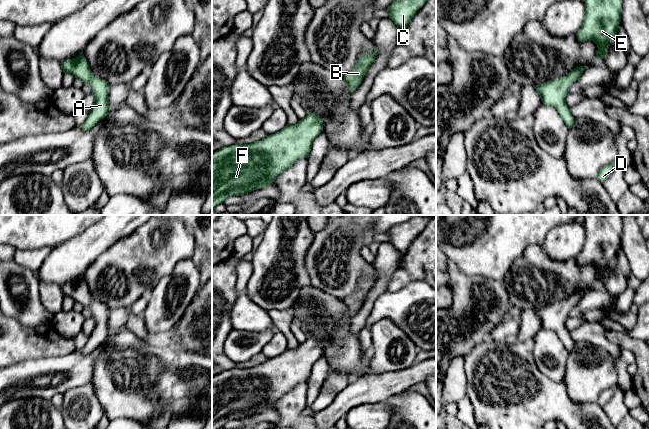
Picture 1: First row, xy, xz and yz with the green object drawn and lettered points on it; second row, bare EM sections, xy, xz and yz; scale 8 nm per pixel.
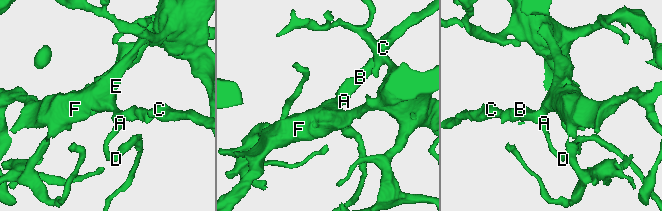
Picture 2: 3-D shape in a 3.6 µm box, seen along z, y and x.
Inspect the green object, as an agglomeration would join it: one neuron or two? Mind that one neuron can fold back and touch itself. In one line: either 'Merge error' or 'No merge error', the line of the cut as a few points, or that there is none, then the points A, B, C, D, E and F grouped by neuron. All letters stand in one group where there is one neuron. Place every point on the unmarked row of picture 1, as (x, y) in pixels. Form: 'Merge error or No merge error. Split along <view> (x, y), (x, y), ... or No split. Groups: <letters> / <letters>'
No merge error. No split. Groups: A B C D E F

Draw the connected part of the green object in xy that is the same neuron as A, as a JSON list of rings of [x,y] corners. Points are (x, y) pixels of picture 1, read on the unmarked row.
[[[83,276],[75,283],[67,283],[60,288],[63,297],[73,298],[75,302],[81,303],[84,308],[89,308],[92,312],[95,328],[89,335],[86,345],[80,350],[85,355],[90,354],[108,337],[108,318],[111,310],[104,303],[93,298]]]

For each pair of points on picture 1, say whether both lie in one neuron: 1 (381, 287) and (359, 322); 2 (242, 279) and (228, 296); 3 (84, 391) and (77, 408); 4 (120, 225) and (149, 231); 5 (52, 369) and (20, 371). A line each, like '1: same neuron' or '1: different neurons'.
1: same neuron
2: different neurons
3: same neuron
4: different neurons
5: same neuron

